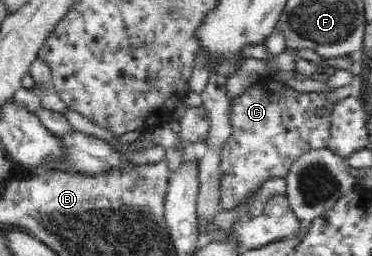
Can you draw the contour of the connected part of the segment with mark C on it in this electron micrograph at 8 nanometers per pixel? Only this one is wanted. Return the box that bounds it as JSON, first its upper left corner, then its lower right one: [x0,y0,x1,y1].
[221,77,329,210]

